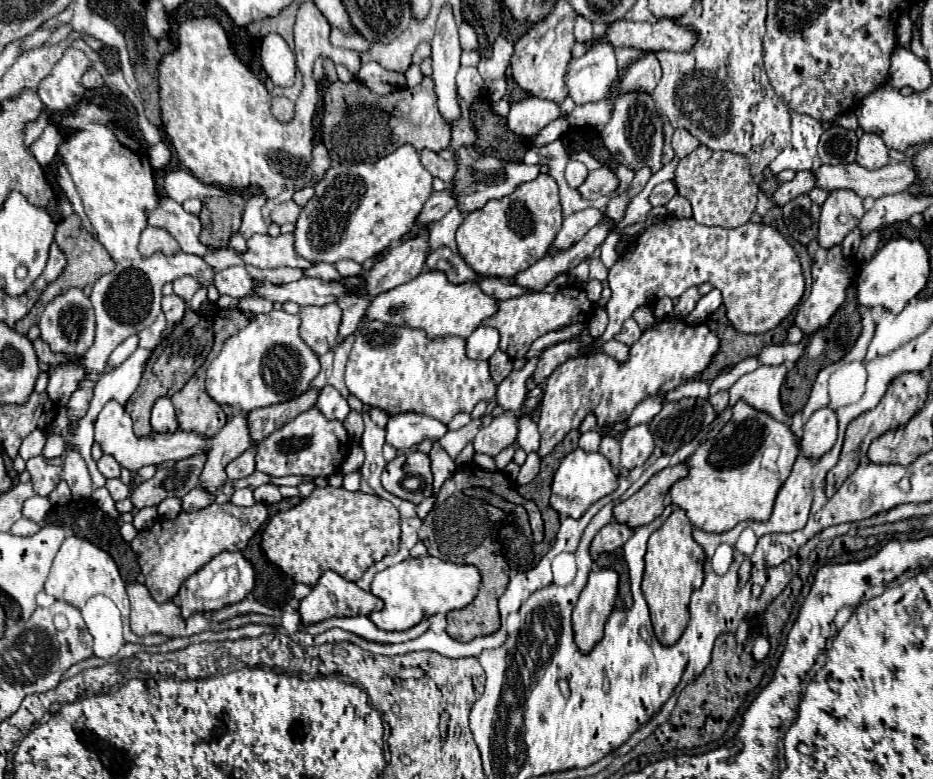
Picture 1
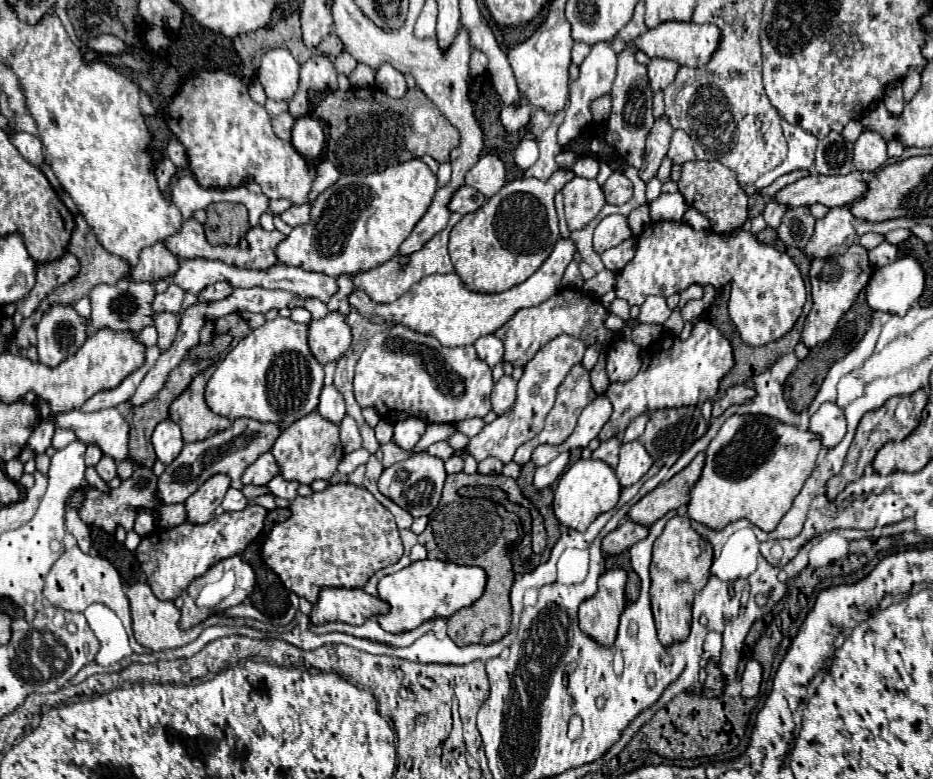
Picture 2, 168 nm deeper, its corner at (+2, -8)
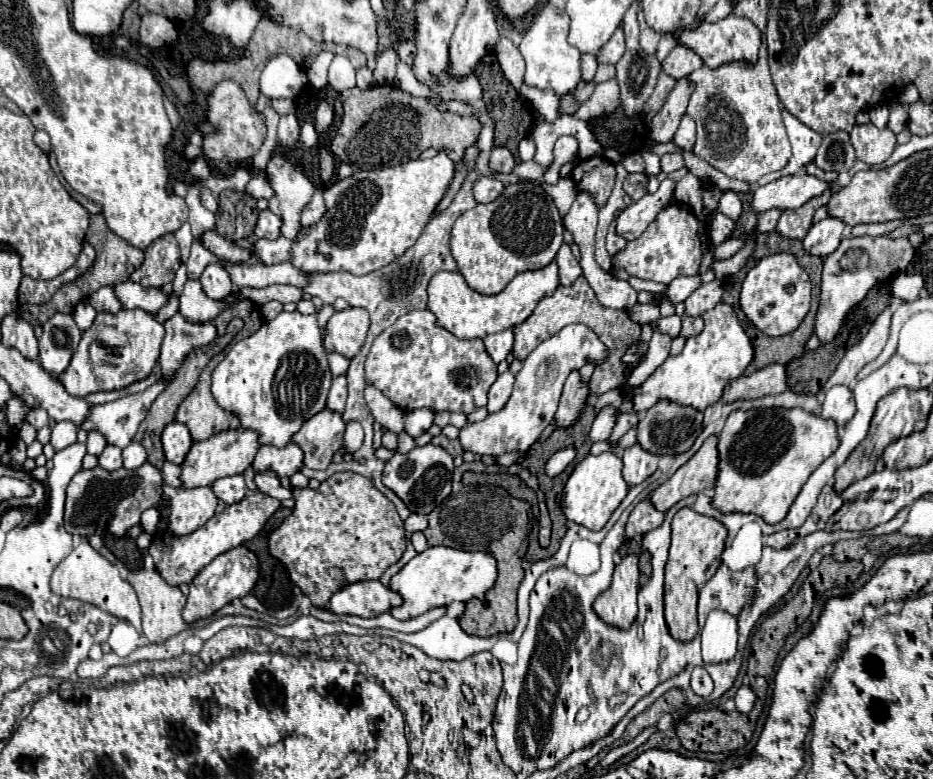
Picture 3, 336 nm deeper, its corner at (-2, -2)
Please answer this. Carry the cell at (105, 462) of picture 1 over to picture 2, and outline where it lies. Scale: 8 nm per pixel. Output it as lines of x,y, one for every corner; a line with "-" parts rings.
103,456
101,460
99,460
99,464
95,466
95,470
97,470
97,474
105,480
105,482
111,482
115,476
117,476
117,464
113,462
113,458
109,458
109,456

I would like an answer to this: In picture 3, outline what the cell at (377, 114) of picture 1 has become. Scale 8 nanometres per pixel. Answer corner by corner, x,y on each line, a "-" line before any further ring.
393,84
373,86
369,90
349,88
341,92
341,100
345,114
331,140
331,152
353,170
397,166
417,160
427,148
443,150
453,162
461,162
465,150
477,144
481,132
481,122
473,114
459,116
453,112
439,112
429,100
411,96

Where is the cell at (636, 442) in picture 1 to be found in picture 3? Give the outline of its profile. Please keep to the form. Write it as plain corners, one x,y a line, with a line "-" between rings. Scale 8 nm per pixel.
639,444
627,448
623,452
623,478
629,486
641,484
643,480
647,480
659,464
659,458
655,454
649,454
647,450
643,450

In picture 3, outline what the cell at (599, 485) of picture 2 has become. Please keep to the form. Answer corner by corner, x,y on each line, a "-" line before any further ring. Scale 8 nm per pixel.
603,452
599,456
589,454
583,462
579,462
565,484
563,512
567,520
581,524
589,530
601,530
629,490
627,482
621,476
621,468
623,468
623,462
613,452

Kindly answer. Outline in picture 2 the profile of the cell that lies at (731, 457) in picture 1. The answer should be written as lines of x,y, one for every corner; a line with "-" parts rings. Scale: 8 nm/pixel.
751,414
731,416
705,452
705,468
691,488
687,516
711,530
723,530
727,524
745,518
763,532
771,532
811,476
821,448
819,436
801,432
797,426
783,424
775,418

